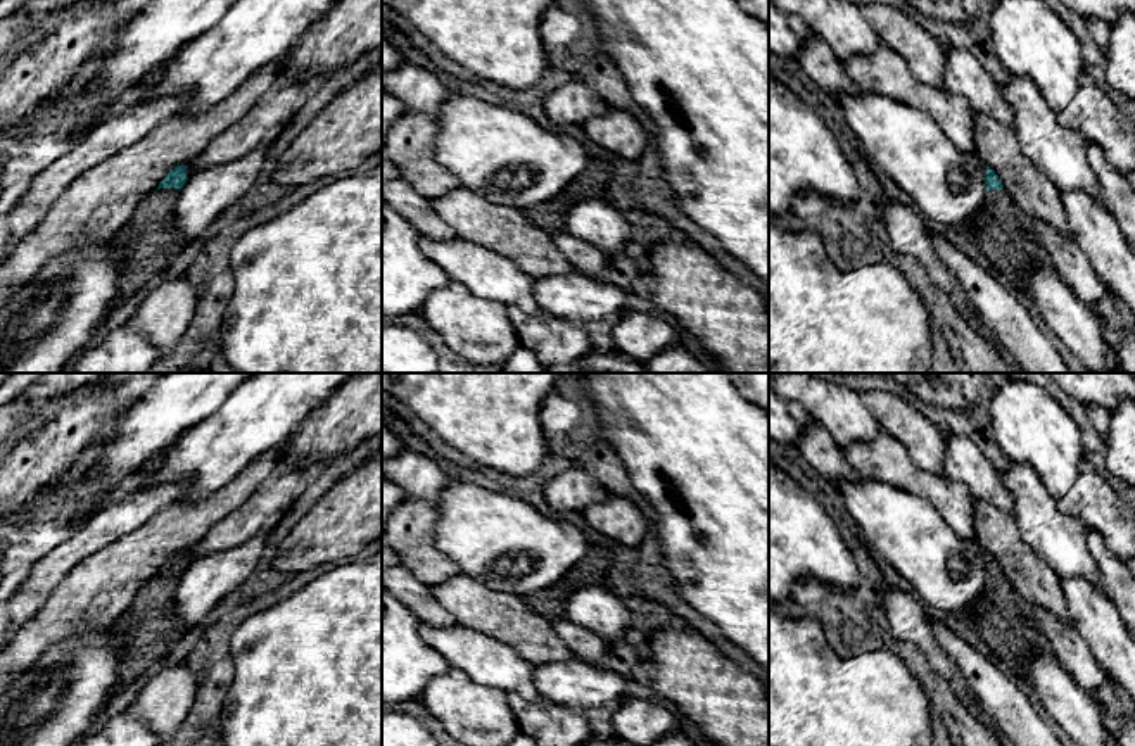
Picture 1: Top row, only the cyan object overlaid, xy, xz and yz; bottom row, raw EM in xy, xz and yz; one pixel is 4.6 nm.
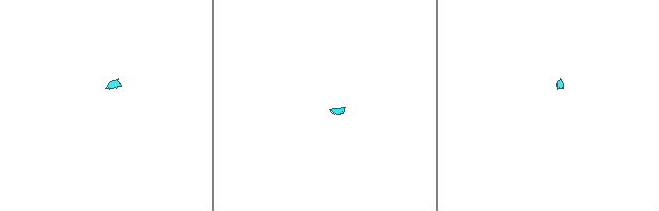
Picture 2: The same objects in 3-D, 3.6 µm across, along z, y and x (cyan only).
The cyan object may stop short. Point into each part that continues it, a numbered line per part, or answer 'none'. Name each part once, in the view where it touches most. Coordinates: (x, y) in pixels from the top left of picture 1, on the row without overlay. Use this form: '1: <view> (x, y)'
1: xy (149, 629)

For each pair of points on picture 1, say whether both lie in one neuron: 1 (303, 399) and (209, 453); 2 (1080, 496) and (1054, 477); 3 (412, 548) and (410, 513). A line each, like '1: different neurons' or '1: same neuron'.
1: same neuron
2: different neurons
3: same neuron

